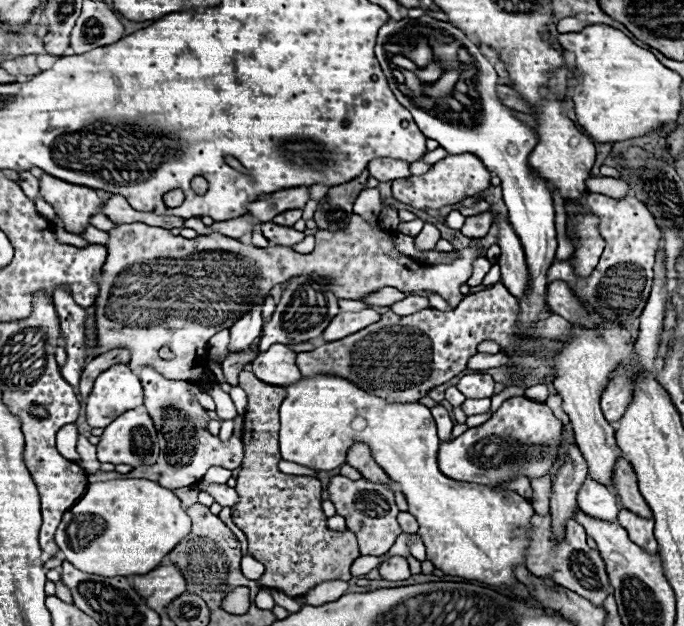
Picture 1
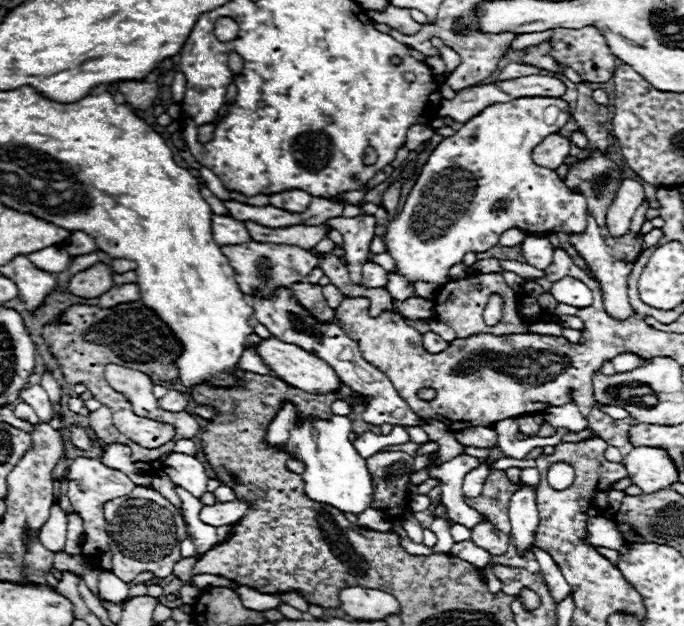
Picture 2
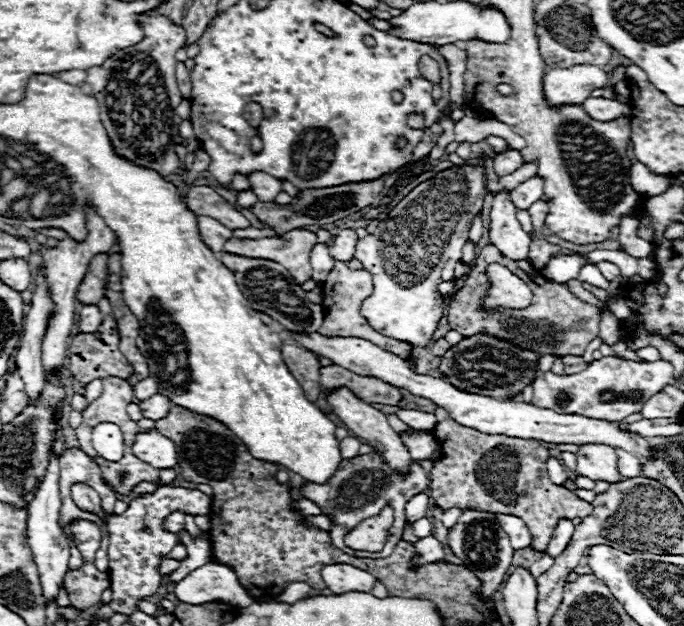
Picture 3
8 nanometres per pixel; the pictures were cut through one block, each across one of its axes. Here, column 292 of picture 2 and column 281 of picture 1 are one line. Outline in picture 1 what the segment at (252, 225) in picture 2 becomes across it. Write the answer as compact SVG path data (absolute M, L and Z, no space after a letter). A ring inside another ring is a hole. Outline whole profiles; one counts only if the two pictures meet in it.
M268 222L262 226L262 234L268 238L270 244L274 246L294 246L298 242L304 240L304 232L298 232L290 226L280 226L280 224L274 224L274 222Z

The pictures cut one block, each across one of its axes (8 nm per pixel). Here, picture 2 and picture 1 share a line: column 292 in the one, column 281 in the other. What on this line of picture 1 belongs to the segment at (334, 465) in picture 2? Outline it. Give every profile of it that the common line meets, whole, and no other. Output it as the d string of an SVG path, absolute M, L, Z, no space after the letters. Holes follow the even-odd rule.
M336 376L302 378L286 388L288 396L280 406L279 450L282 459L302 464L316 472L328 472L346 462L346 452L354 442L364 442L372 448L374 460L386 470L386 474L400 484L420 528L418 536L426 544L428 558L444 574L480 580L492 586L512 586L514 564L524 564L524 550L528 546L528 526L534 514L530 502L516 492L496 492L488 486L474 482L458 482L444 476L436 464L436 452L440 440L436 436L436 424L430 410L418 402L412 404L386 404L382 398L364 394L364 390L352 386L352 382Z

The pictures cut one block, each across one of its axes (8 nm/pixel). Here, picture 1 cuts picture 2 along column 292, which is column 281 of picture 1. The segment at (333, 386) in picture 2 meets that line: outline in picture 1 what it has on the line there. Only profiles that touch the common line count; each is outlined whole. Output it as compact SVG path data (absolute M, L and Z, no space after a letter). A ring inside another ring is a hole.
M274 344L270 350L260 352L260 356L252 362L252 372L258 380L282 388L302 378L296 366L296 352L284 344Z

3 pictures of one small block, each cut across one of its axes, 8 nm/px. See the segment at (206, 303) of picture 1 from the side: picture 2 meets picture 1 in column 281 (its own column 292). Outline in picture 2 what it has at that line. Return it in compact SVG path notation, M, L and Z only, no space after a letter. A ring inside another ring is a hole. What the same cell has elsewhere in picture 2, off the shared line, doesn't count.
M246 242L246 244L234 244L234 246L222 246L222 254L230 260L234 268L234 280L238 288L248 294L272 294L272 290L284 286L292 286L300 282L304 276L308 276L316 266L318 258L312 256L308 250L298 246L286 246L286 244L260 244L260 242Z

